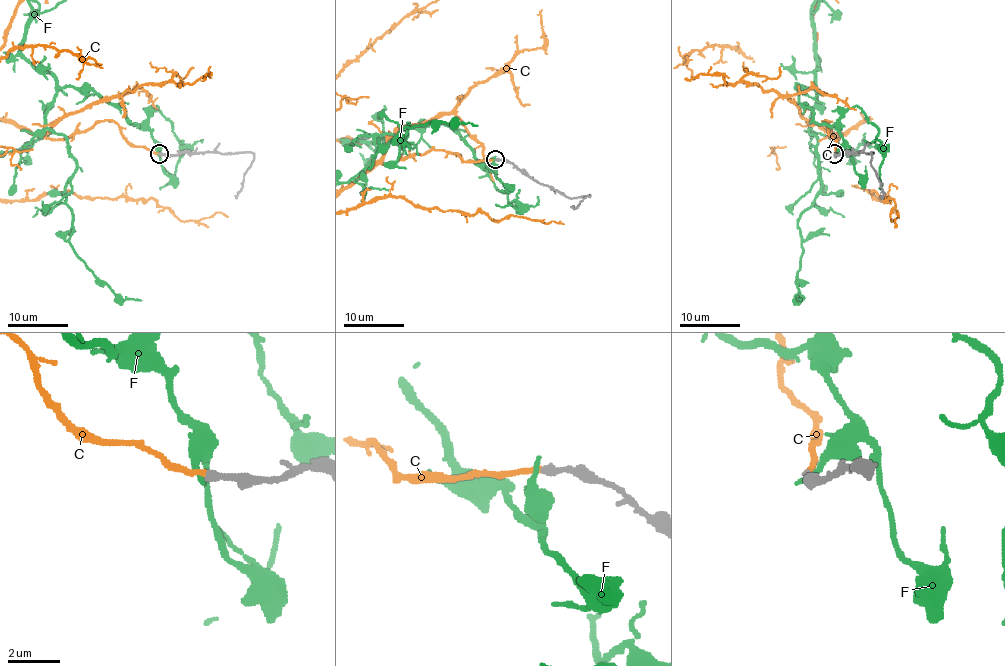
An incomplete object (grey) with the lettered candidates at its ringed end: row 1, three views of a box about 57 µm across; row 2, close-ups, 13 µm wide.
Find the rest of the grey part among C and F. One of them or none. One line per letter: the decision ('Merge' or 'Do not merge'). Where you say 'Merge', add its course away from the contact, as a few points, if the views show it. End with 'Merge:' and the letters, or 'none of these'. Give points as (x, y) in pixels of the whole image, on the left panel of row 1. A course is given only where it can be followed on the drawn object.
C: Merge
F: Do not merge
Merge: C

